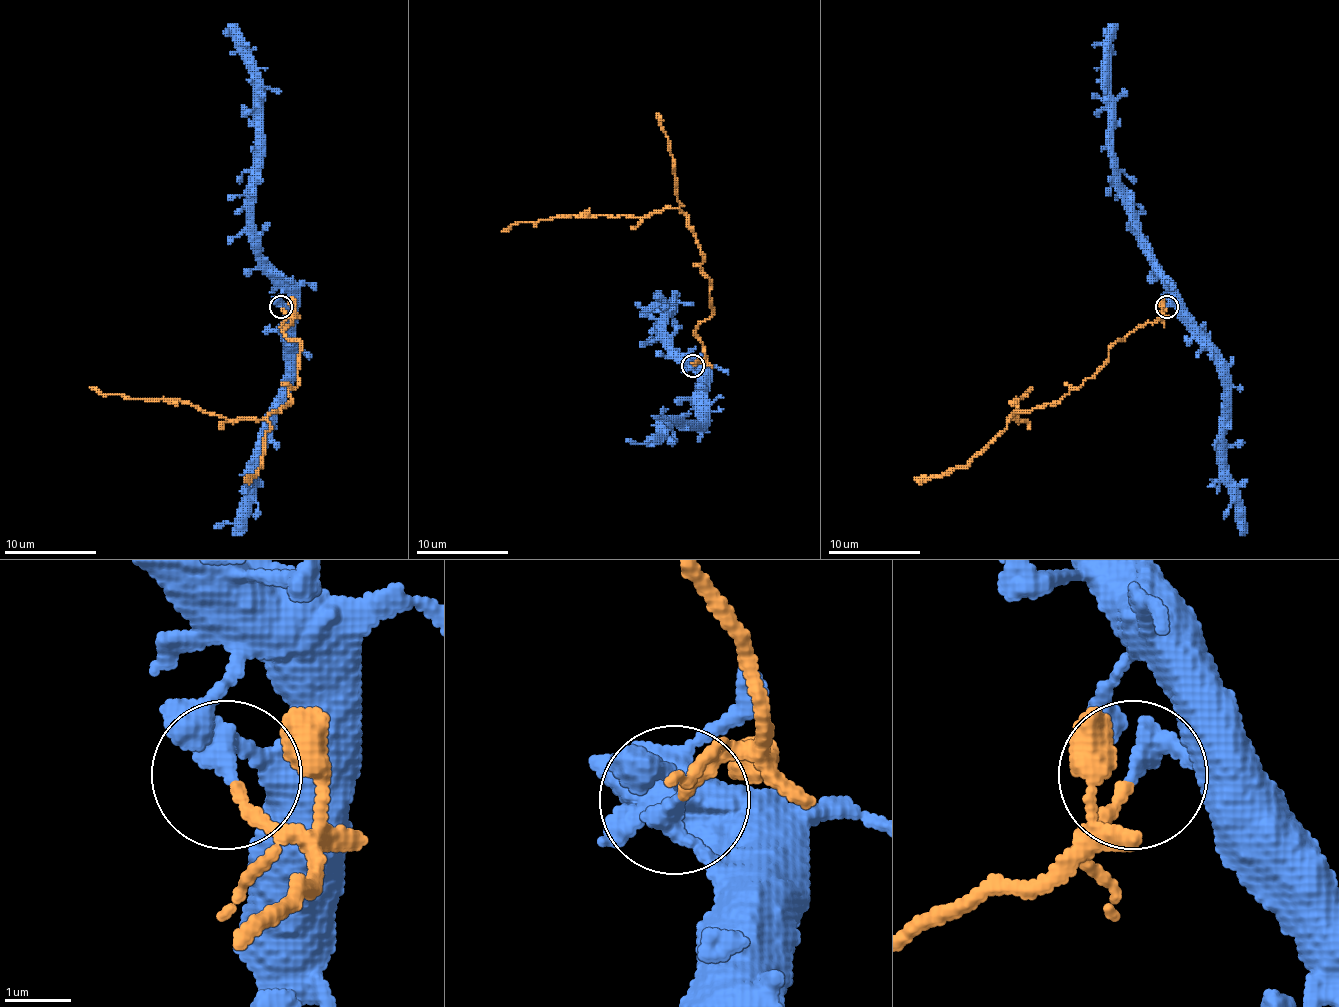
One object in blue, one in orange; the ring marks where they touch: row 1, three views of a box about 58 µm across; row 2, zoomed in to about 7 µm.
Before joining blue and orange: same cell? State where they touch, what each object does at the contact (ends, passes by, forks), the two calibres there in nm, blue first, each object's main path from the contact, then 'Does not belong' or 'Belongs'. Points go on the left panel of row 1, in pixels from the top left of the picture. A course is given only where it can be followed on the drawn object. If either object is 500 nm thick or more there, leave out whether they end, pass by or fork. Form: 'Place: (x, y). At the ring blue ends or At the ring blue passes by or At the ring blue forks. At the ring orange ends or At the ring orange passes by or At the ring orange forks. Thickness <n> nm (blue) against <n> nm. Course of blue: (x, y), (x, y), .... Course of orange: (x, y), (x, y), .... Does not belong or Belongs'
Place: (281, 307). At the ring blue ends. At the ring orange ends. Thickness 400 nm (blue) against 180 nm. Course of blue: (281, 306), (281, 285), (260, 253), (253, 232), (253, 70), (244, 40), (228, 24). Course of orange: (281, 308), (293, 318), (283, 334), (300, 343), (297, 385), (265, 417), (226, 419), (182, 401), (89, 387). Does not belong

